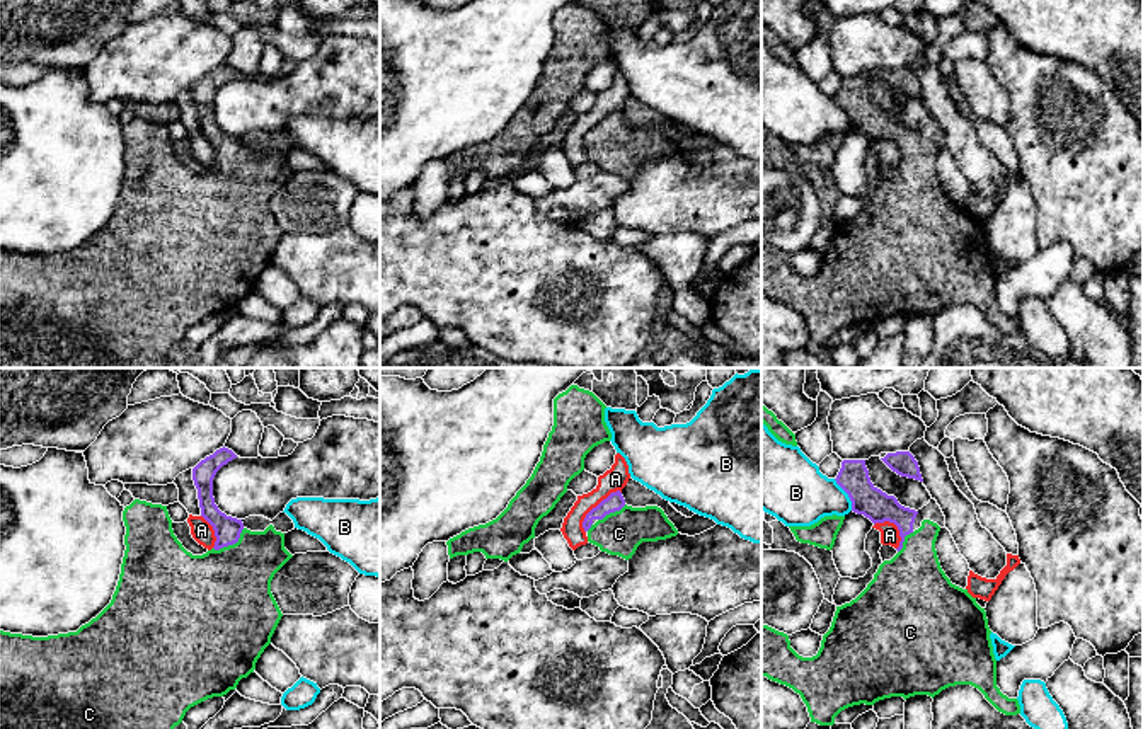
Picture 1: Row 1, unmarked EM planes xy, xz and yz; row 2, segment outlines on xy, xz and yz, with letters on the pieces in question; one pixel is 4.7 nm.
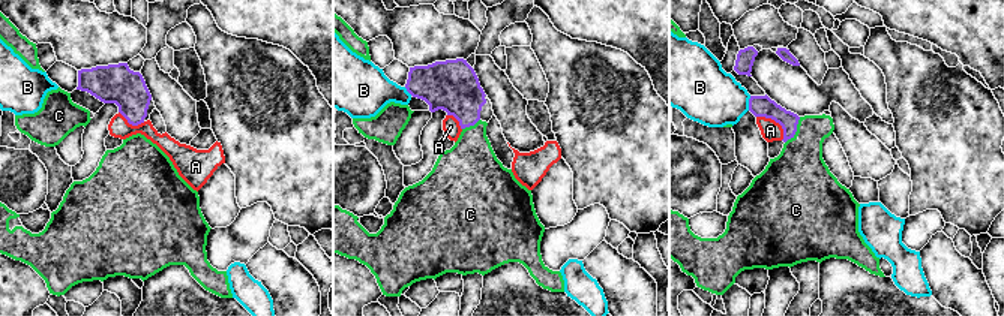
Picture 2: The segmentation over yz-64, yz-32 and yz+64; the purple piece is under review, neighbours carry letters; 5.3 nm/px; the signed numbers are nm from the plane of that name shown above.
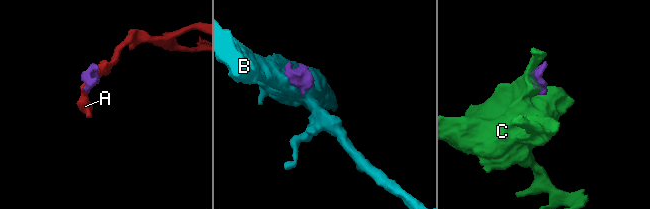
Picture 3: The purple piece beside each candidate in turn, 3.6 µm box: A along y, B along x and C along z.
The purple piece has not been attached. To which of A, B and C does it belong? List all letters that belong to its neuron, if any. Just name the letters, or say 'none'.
C

